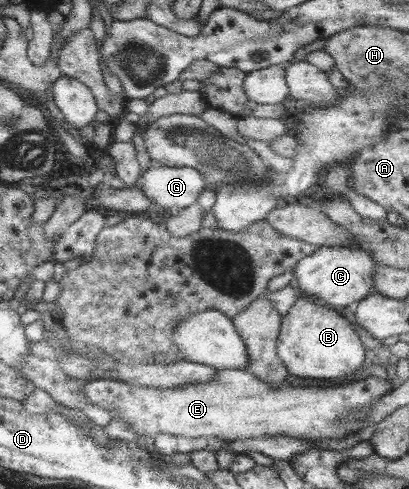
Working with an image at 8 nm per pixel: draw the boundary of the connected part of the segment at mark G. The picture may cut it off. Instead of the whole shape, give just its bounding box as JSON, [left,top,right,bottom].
[139,164,206,215]

